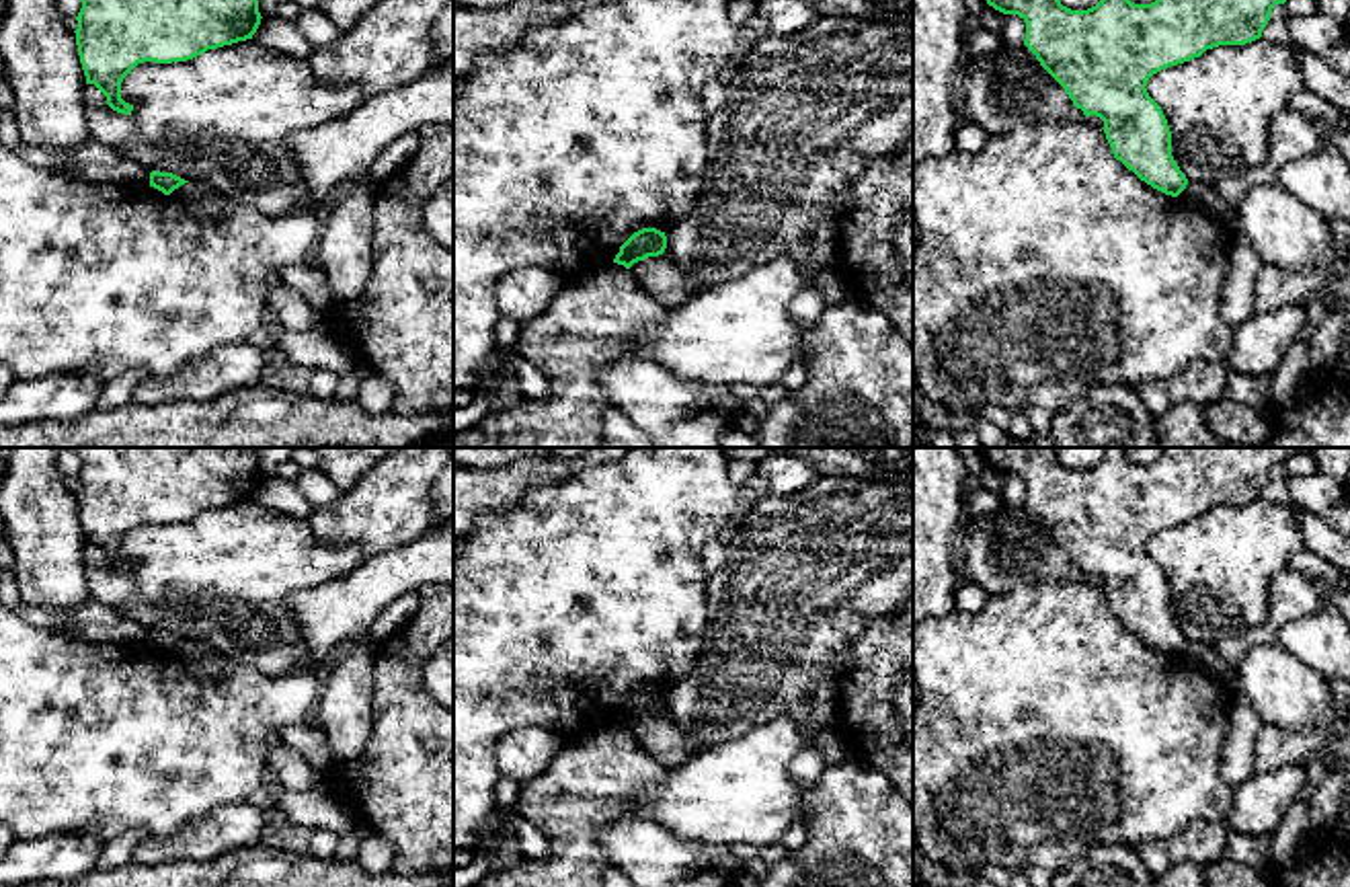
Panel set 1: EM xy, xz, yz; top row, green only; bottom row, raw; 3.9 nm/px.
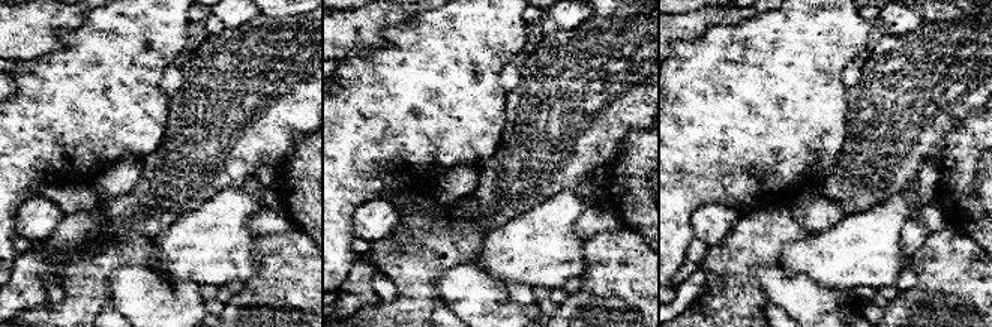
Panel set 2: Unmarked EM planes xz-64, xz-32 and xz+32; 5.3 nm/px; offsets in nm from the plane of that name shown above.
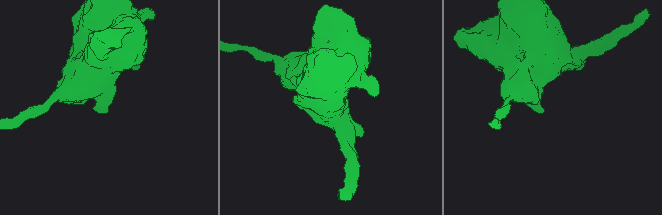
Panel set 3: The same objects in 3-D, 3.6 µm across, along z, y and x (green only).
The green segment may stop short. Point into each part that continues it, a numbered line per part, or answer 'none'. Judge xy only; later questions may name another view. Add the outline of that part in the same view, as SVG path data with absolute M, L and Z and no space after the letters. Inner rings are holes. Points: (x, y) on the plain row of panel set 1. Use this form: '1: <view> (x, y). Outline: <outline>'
none

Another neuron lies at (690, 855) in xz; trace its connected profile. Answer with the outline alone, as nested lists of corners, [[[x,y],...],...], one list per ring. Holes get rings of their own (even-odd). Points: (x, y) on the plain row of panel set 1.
[[[652,819],[603,825],[597,842],[636,887],[739,887],[745,871],[732,846],[683,840]]]

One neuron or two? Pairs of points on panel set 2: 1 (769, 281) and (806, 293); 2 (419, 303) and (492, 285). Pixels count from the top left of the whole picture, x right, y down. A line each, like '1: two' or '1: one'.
1: one
2: two

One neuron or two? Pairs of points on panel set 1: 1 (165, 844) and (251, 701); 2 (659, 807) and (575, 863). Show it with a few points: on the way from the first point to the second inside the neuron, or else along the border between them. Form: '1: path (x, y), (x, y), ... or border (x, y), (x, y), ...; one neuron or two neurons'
1: border (214, 812), (169, 834), (148, 836); two neurons
2: border (665, 779), (661, 785), (643, 789), (628, 816); two neurons

